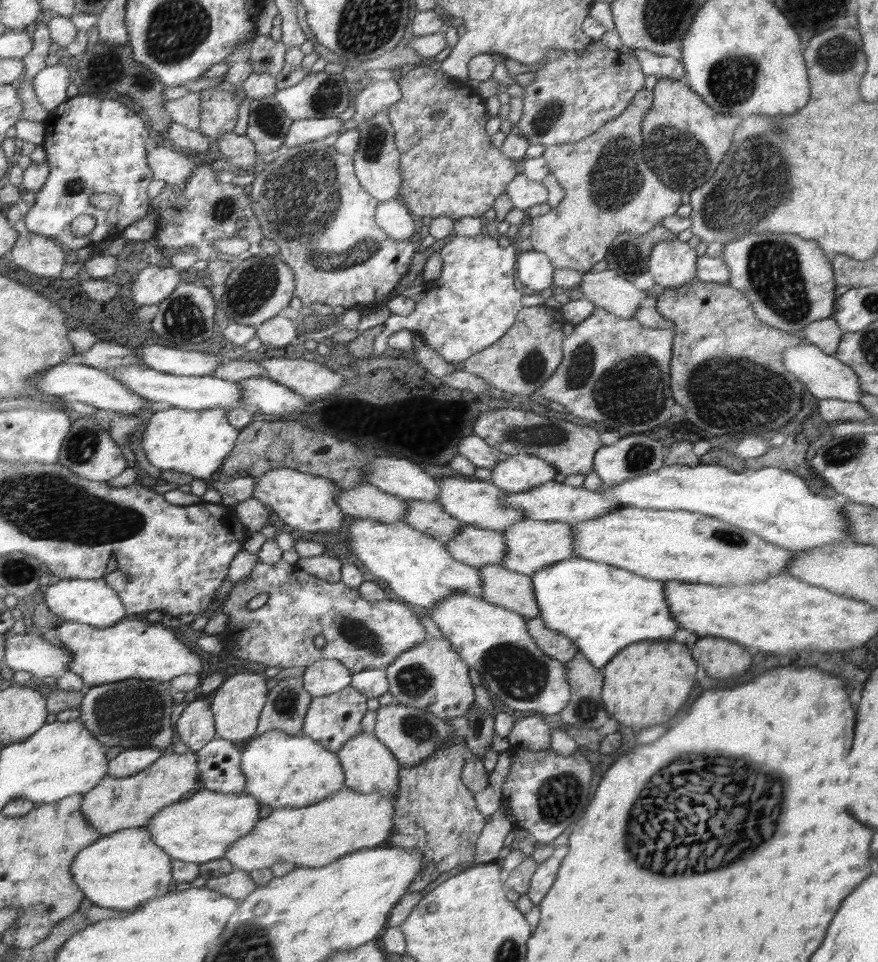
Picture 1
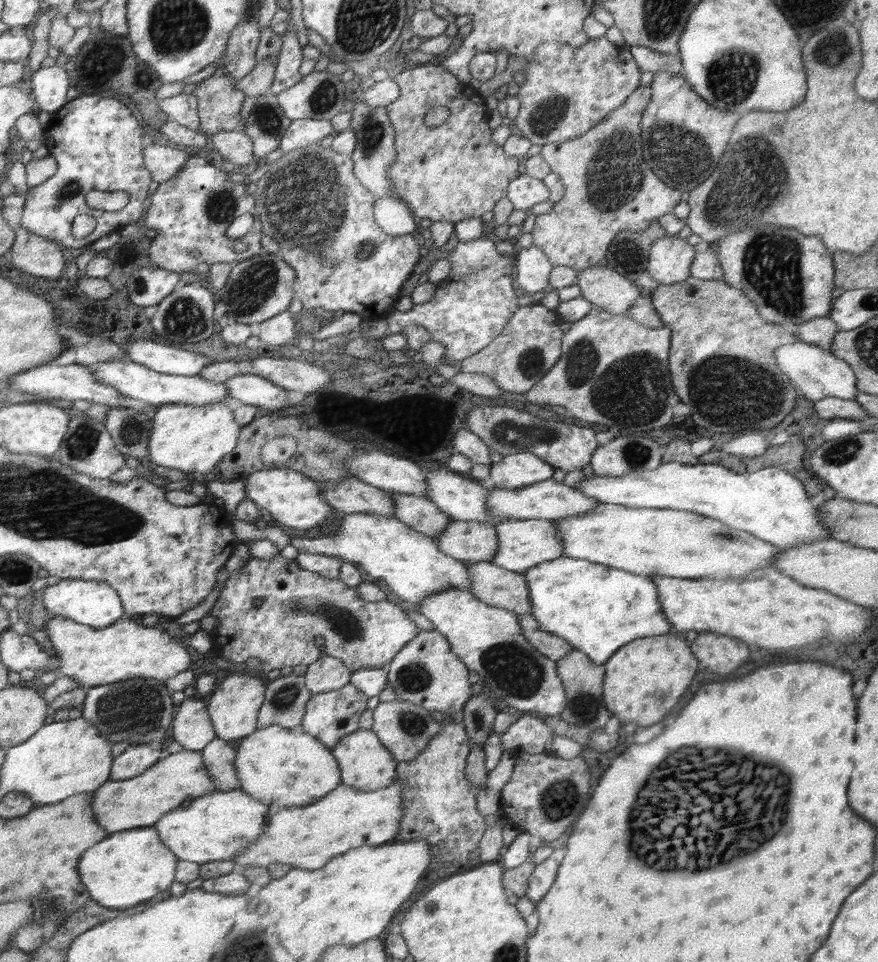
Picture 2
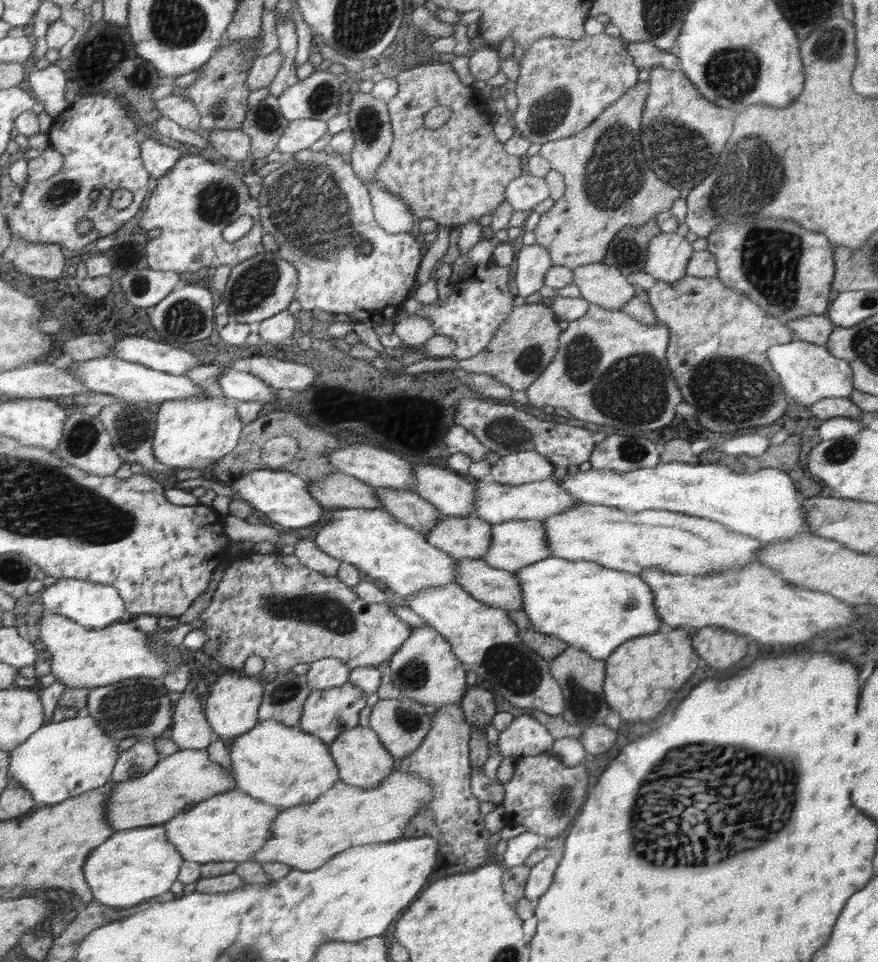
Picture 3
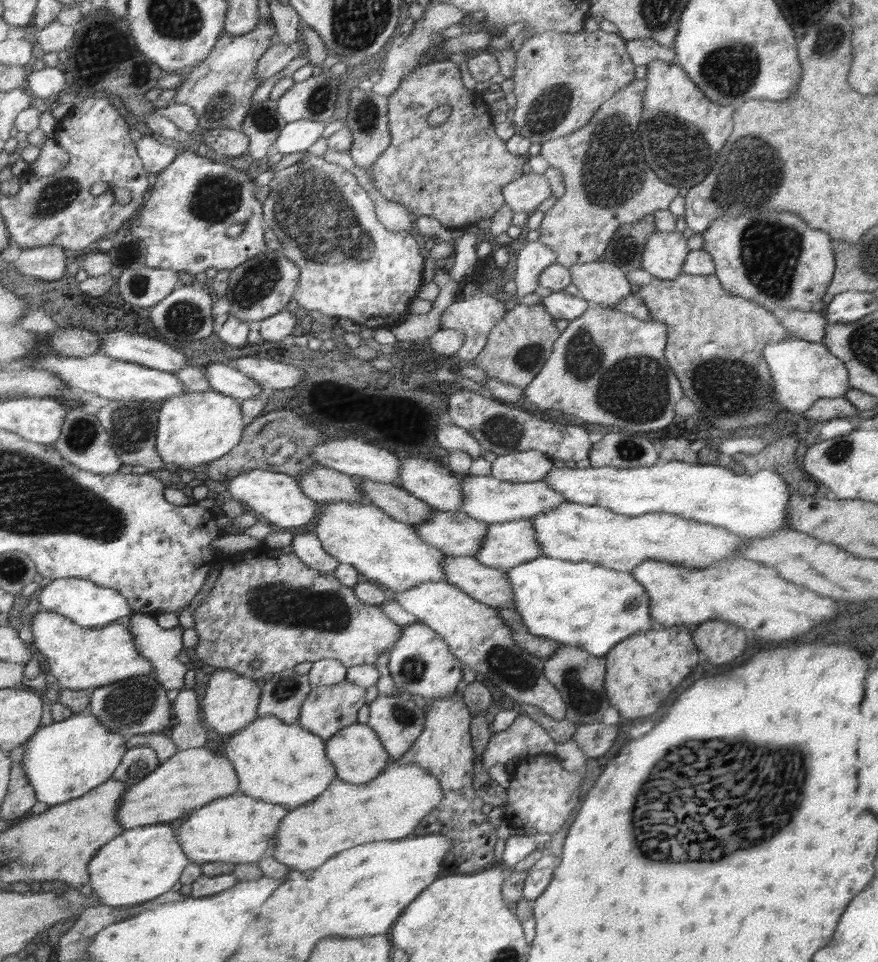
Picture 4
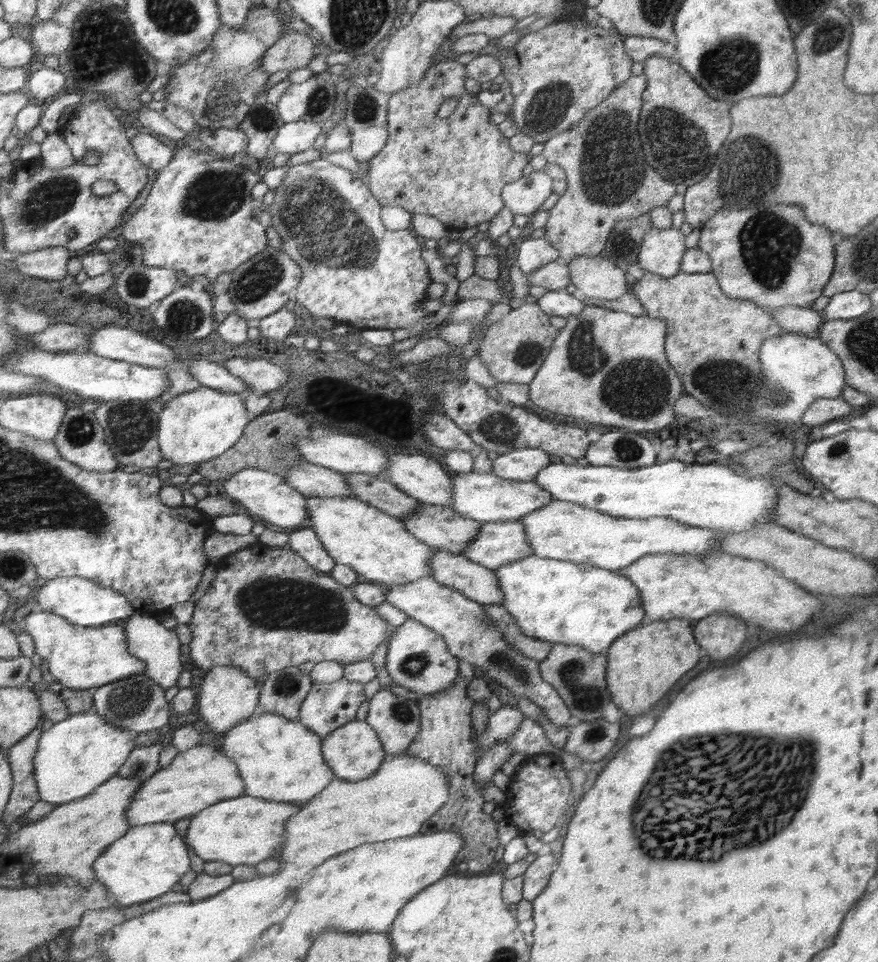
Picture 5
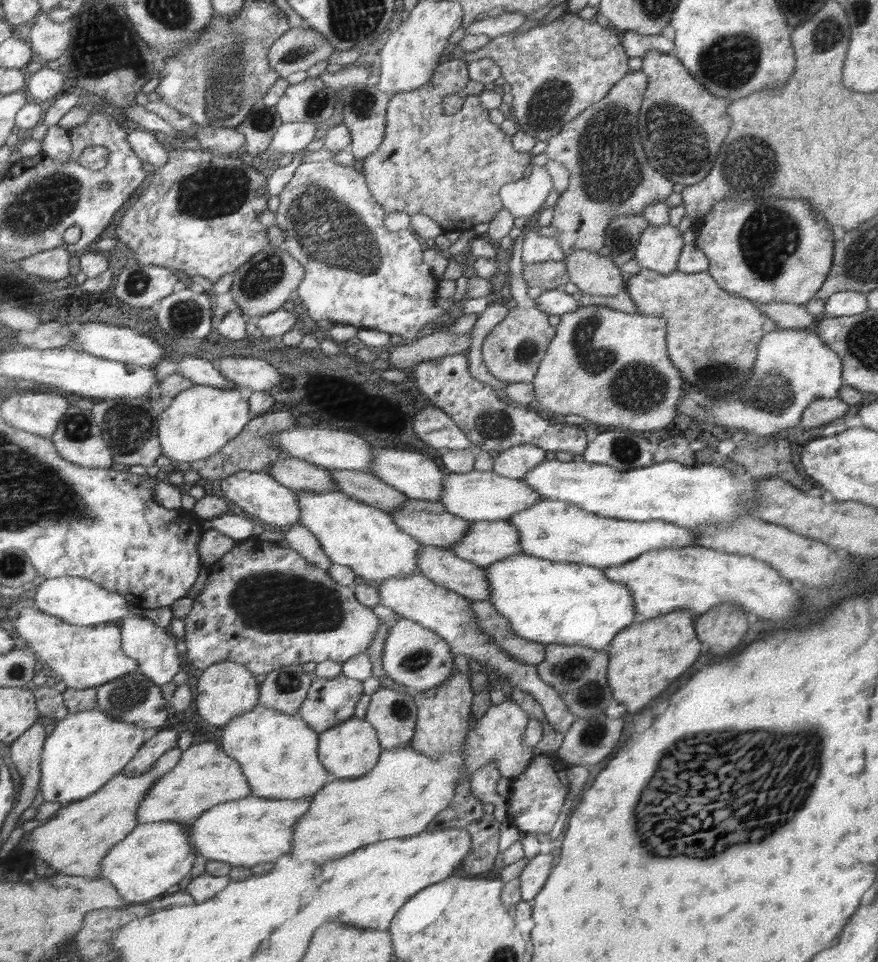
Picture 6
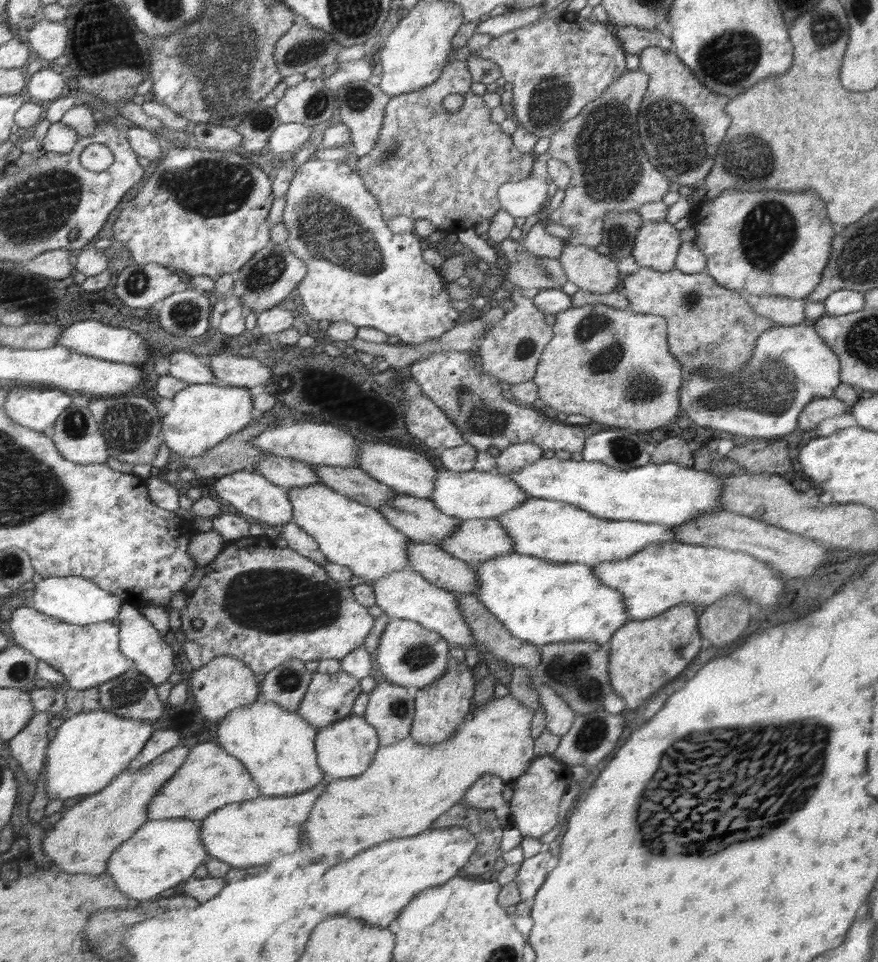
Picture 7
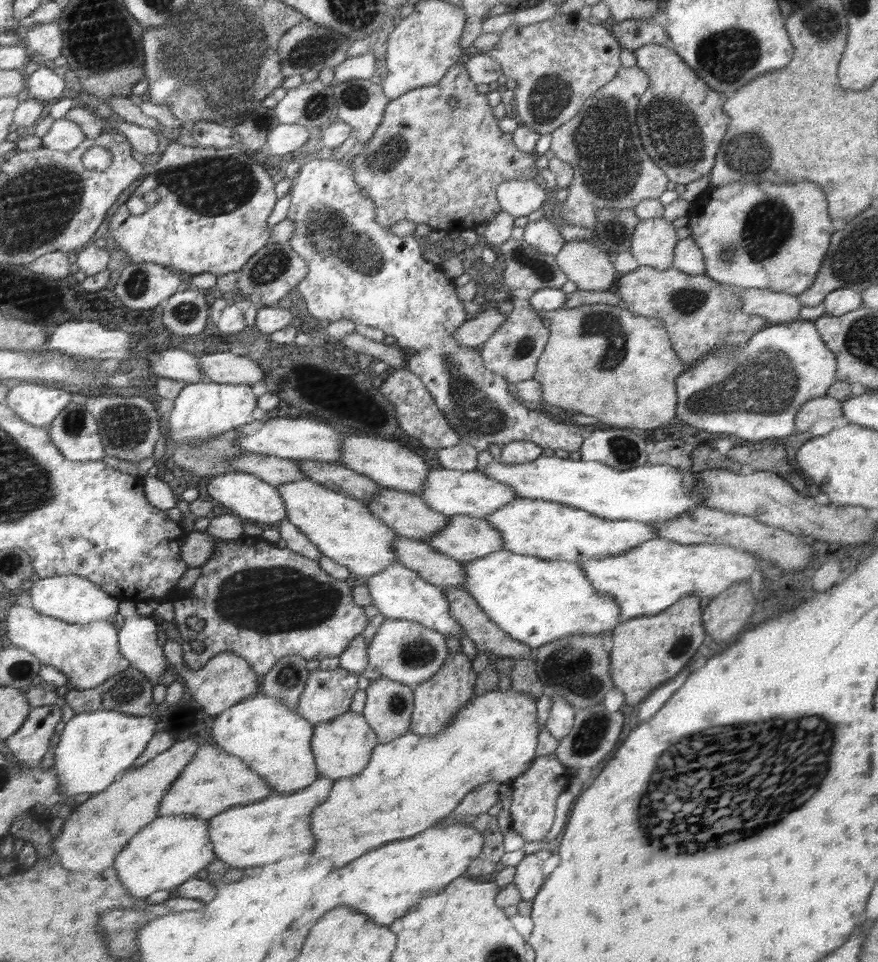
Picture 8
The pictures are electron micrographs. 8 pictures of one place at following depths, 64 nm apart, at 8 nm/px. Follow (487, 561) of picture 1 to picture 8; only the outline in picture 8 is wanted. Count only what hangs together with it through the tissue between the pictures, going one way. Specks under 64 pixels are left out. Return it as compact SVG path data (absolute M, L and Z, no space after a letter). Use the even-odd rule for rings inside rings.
M384 487L378 496L372 498L371 503L364 503L370 507L370 511L379 517L384 524L390 525L402 537L426 541L432 535L439 534L450 523L450 516L436 512L419 494L402 492L400 490Z

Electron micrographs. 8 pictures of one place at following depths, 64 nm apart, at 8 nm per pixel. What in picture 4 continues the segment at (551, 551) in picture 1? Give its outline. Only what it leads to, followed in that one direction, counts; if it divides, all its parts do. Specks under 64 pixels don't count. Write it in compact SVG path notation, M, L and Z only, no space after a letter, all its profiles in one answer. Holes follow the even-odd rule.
M509 520L489 525L486 542L475 559L492 568L507 569L543 556L534 521Z

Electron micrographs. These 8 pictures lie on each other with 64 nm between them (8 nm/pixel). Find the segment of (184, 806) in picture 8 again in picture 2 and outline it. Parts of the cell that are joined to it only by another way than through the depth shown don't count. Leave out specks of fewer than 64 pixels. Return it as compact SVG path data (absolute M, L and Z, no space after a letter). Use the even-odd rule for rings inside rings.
M186 749L160 760L144 774L130 780L109 780L94 793L93 807L100 824L109 834L140 827L154 827L173 810L201 796L218 791L217 782L207 767L202 750Z

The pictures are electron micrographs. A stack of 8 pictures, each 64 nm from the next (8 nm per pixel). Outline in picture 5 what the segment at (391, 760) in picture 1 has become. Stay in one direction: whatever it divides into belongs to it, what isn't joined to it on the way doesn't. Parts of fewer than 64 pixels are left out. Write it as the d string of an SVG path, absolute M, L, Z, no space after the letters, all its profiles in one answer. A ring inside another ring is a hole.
M356 719L323 737L322 751L323 759L333 769L335 778L352 782L370 778L379 770L387 756L375 729L366 721Z

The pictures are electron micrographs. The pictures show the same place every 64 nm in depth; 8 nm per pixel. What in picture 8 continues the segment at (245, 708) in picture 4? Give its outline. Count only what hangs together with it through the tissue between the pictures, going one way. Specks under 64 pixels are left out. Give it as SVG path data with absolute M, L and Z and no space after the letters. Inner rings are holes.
M167 640L164 650L166 650L166 660L173 666L173 671L185 679L192 698L201 705L205 712L215 718L223 712L230 711L236 707L236 704L243 703L244 699L258 694L258 678L254 674L254 669L244 657L238 656L234 651L221 652L204 668L196 670L189 668L184 660L181 643Z

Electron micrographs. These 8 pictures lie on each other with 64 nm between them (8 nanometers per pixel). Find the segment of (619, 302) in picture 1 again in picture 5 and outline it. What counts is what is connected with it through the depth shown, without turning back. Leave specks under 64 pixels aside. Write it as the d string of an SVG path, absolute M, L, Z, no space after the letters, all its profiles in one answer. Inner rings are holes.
M579 256L567 262L571 283L582 290L586 298L618 299L627 294L624 269L604 256Z

